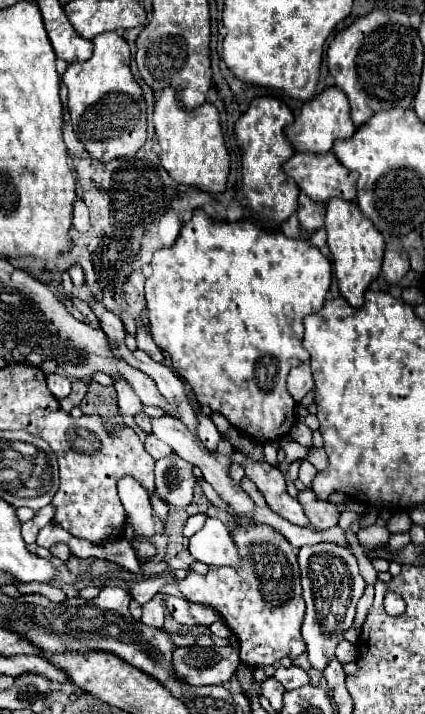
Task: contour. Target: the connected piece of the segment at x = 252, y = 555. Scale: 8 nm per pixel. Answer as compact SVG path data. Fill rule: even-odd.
M239 524L233 530L233 542L241 554L241 566L211 566L205 576L189 572L185 580L177 580L171 572L133 584L131 596L141 606L147 604L163 584L175 584L189 602L215 608L223 624L237 636L241 646L241 662L247 666L269 666L283 656L291 660L305 652L301 638L301 622L305 614L305 600L299 584L297 552L287 538L267 524Z

